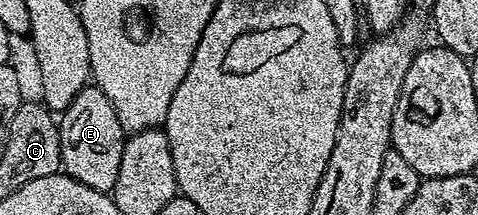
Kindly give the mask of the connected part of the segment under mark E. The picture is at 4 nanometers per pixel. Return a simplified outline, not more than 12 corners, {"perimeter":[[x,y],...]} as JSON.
{"perimeter":[[92,83],[60,114],[65,176],[112,194],[127,136]]}

